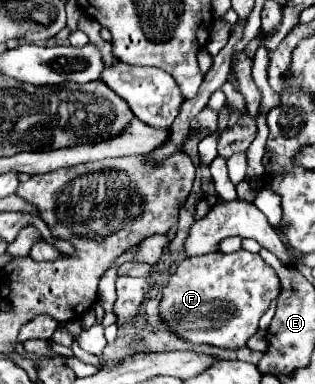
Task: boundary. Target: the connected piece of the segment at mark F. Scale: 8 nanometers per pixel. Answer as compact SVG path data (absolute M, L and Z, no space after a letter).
M244 249L228 255L214 251L204 257L188 257L178 265L164 287L160 313L172 331L192 343L238 349L258 331L258 319L268 311L278 293L280 279L260 255Z

